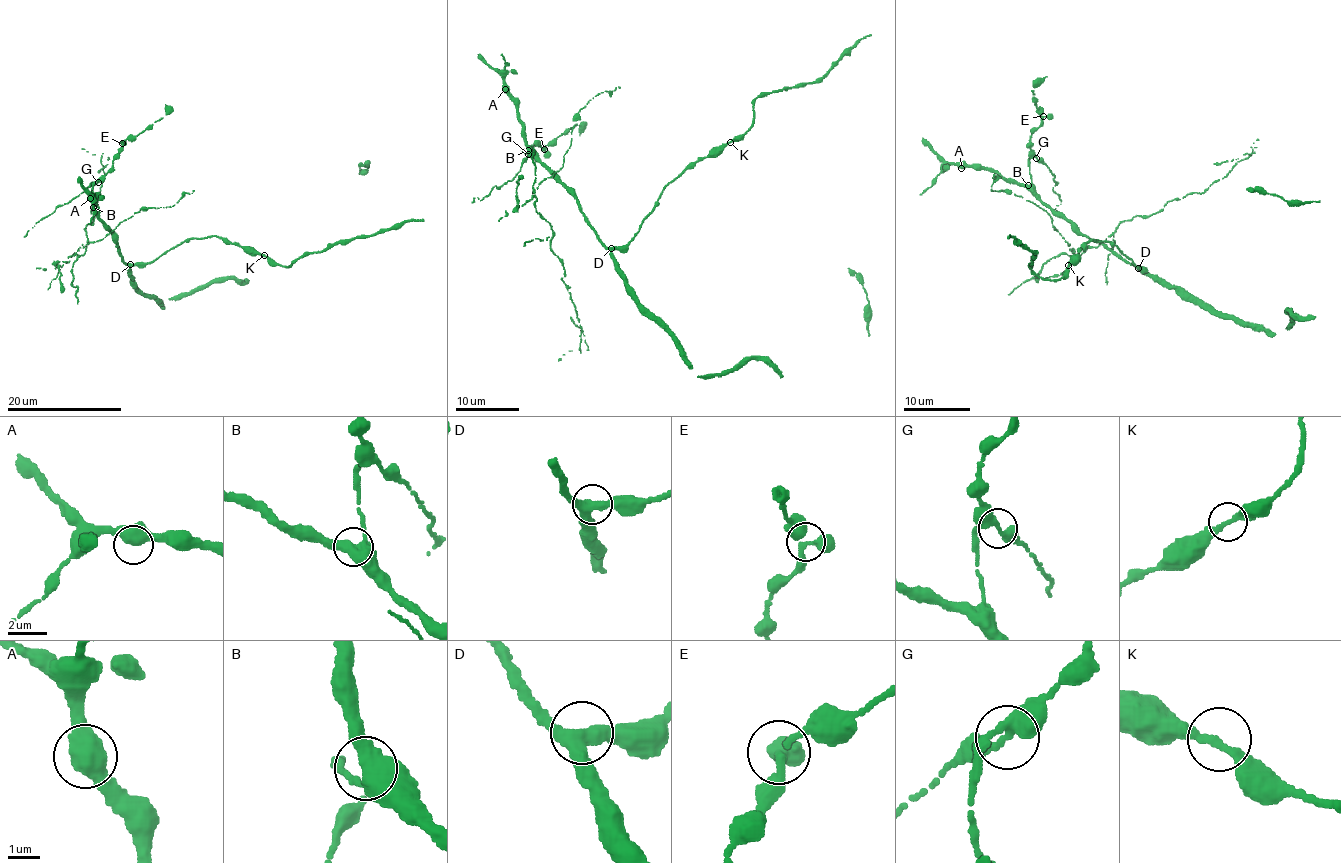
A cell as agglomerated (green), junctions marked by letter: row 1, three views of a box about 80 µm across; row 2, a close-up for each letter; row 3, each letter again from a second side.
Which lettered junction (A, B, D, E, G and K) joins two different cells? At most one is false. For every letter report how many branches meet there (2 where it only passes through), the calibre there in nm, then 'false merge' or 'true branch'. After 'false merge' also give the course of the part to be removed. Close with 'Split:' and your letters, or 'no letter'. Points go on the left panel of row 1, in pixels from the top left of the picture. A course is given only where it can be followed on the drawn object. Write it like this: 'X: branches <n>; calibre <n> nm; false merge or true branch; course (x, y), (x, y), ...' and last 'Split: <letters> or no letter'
A: branches 3; calibre 340 nm; true branch
B: branches 3; calibre 400 nm; true branch
D: branches 3; calibre 360 nm; true branch
E: branches 3; calibre 280 nm; true branch
G: branches 3; calibre 280 nm; false merge
K: branches 2; calibre 280 nm; true branch
Split: G

